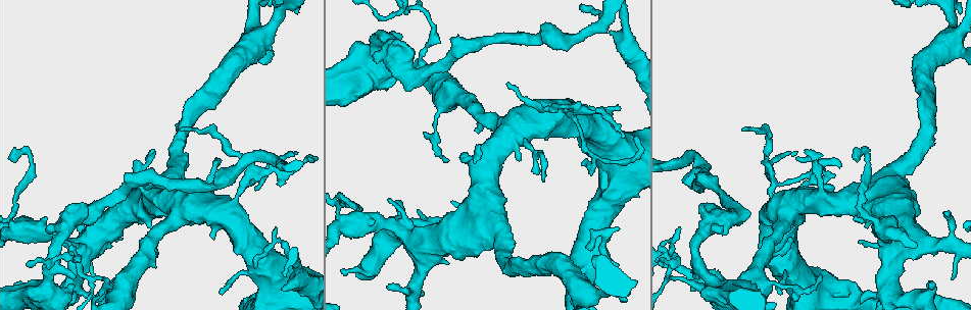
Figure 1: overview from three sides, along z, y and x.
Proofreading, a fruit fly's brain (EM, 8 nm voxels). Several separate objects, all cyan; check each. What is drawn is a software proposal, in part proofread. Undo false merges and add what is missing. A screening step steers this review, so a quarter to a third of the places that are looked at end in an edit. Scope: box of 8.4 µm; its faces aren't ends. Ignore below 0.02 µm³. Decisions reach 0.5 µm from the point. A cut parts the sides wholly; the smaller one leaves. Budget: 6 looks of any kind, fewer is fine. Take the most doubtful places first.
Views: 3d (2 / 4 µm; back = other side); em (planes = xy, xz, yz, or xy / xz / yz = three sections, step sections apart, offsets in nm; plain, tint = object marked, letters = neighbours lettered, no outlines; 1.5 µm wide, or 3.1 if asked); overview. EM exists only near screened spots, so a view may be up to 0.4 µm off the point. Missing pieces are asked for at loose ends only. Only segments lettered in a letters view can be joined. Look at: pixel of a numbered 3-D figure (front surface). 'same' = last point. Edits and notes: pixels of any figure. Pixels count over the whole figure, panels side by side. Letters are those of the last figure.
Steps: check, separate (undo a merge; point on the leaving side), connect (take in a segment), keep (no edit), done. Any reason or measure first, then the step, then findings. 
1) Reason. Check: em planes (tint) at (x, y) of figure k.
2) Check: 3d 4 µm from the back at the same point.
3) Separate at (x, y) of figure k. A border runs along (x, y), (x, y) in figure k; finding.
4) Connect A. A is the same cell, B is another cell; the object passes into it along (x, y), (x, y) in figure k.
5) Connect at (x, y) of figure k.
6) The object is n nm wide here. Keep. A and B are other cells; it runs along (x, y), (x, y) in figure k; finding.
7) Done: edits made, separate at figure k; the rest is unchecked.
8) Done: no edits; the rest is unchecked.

Free end. Check: em xz step 4 (plain) at (797, 151) of figure 1.

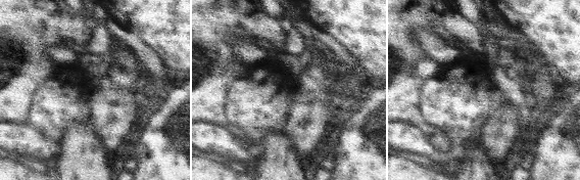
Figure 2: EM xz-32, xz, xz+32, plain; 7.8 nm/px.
Check: em xz step 4 (letters) at the same point.

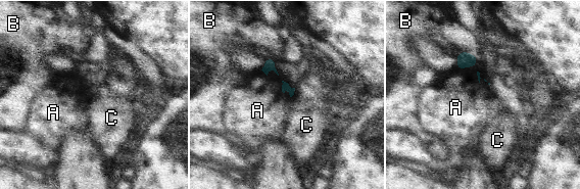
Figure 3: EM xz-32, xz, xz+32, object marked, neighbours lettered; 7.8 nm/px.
The longest contact is with A, 150 nm. Keep. A, B and C are other cells; a border runs along (295, 88), (294, 94), (291, 97) in figure 3; no lettered segment goes on from it.

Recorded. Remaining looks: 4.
Free end. Check: 3d 4 µm at (73, 283) of figure 1.

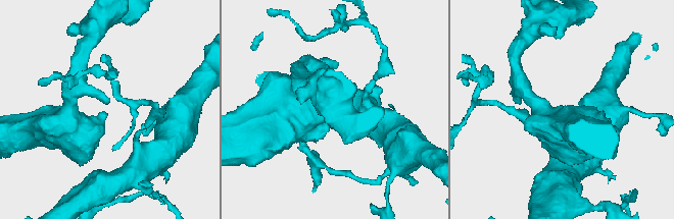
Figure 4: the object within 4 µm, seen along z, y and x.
Need the tissue. Check: em planes (letters) at (104, 114) of figure 4.

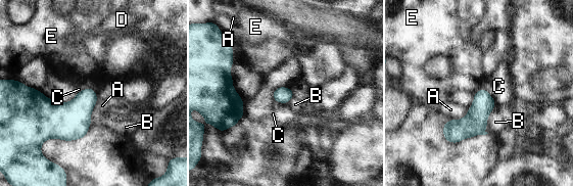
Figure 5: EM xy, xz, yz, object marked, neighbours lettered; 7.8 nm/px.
Keep. A, B, C, D and E are other cells; a border runs along (496, 104), (487, 118), (486, 127) in figure 5; no lettered segment goes on from it.

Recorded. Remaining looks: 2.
Sharp bend. Check: em planes (tint) at (569, 115) of figure 1.

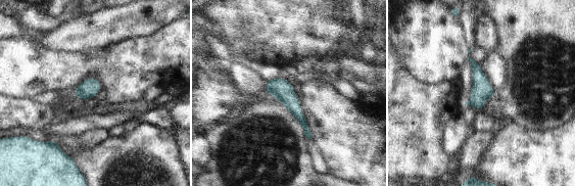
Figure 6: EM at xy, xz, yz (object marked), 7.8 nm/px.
Check: em planes (letters) at the same point.

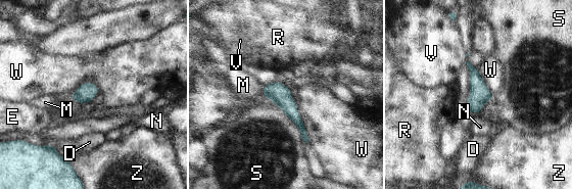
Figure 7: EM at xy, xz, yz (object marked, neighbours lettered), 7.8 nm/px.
The longest contact is with W, 340 nm. Keep. D, E, M, N, R, S, V, W and Z are other cells; continuous, no second neuron.

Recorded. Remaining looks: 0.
Done: no edits; the rest is unchecked.

